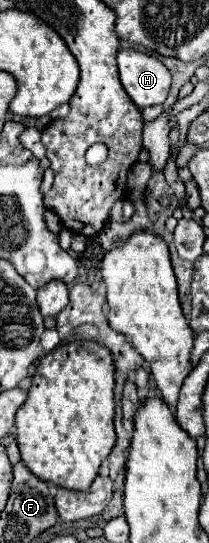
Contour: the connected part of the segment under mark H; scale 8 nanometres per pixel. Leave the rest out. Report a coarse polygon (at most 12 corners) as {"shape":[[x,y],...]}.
{"shape":[[121,49],[121,83],[139,109],[167,99],[171,73],[157,57]]}

